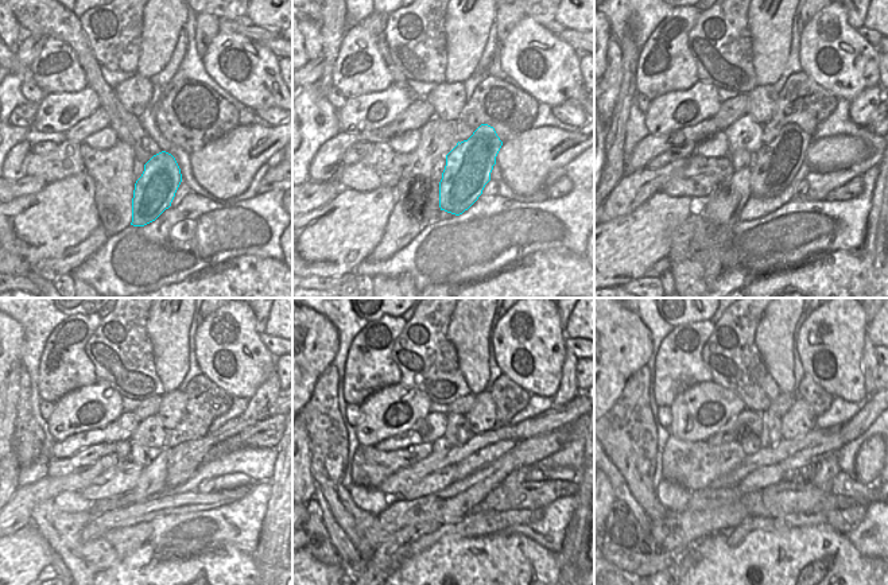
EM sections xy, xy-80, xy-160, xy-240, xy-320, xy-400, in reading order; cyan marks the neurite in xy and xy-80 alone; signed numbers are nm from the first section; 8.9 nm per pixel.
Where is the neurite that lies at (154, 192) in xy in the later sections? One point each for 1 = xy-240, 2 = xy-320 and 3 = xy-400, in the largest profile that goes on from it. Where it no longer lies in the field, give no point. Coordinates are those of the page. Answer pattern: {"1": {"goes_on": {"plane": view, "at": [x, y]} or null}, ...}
{"1": {"goes_on": {"plane": "xy-240", "at": [183, 460]}}, "2": {"goes_on": {"plane": "xy-320", "at": [566, 391]}}, "3": {"goes_on": {"plane": "xy-400", "at": [868, 363]}}}

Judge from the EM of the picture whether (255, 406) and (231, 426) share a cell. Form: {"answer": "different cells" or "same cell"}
{"answer": "same cell"}

